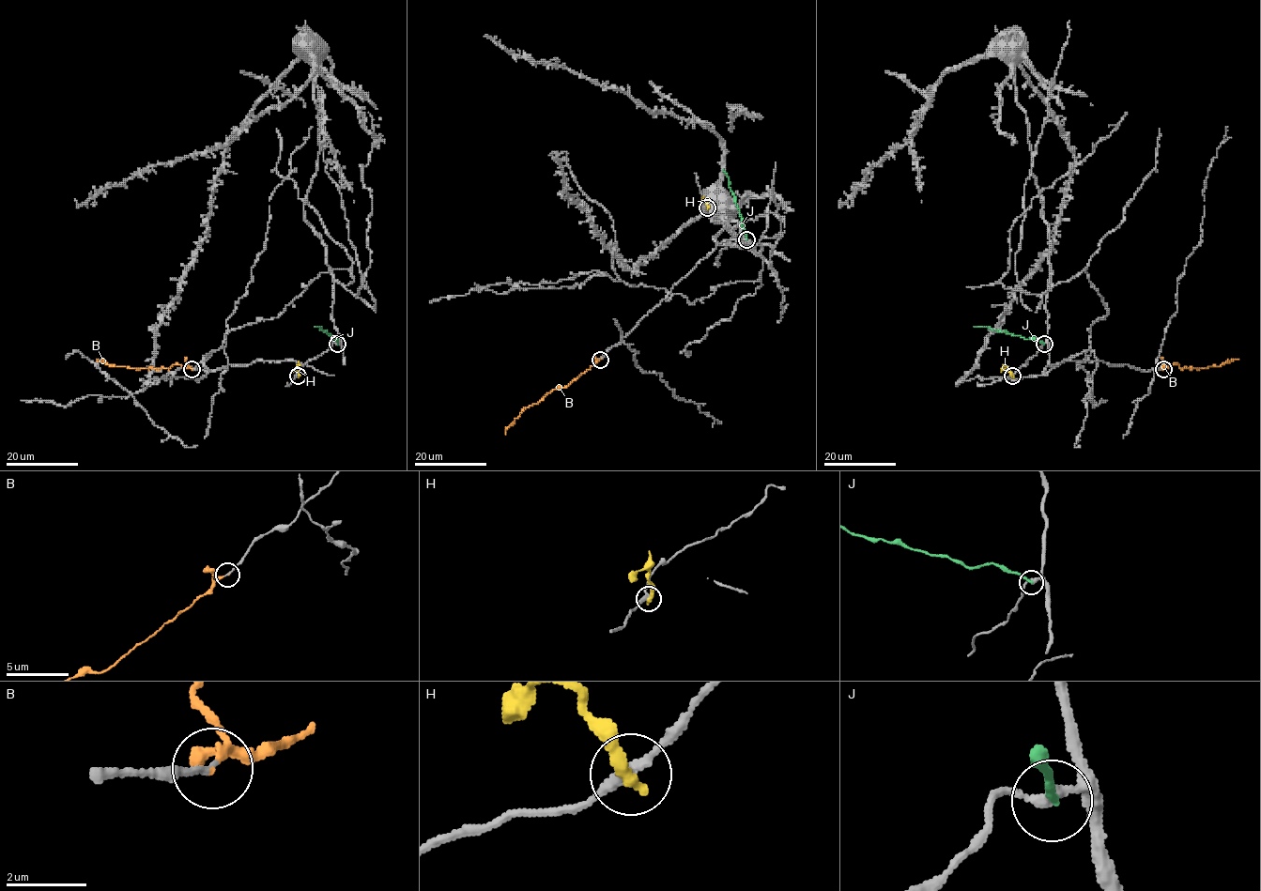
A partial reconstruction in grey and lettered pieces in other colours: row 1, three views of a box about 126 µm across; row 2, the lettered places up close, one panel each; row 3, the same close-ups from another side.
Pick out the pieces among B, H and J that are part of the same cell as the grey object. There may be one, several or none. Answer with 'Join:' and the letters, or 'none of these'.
Join: B

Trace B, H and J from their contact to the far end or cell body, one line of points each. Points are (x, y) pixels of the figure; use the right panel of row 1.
B: (1163, 368), (1173, 364), (1181, 368), (1220, 365), (1237, 360)
H: (1012, 376), (1007, 367), (1001, 370)
J: (1043, 344), (1031, 338), (974, 327)

